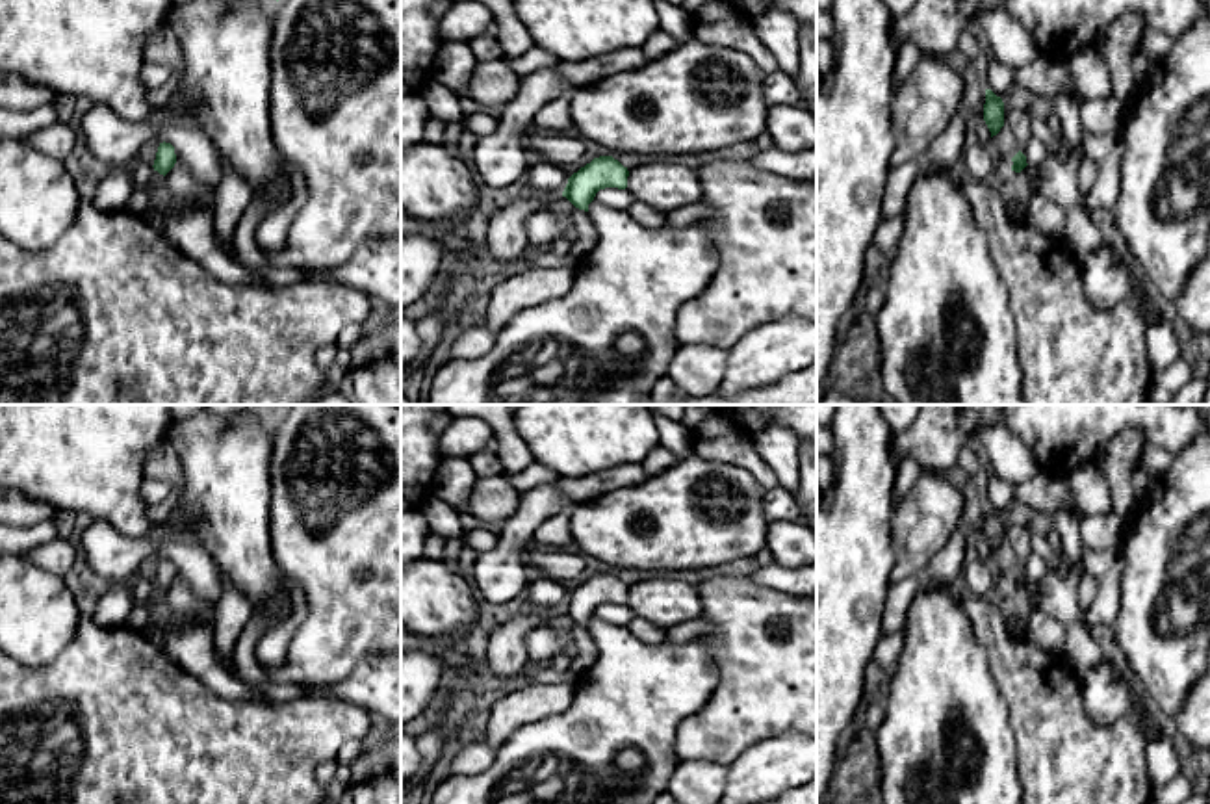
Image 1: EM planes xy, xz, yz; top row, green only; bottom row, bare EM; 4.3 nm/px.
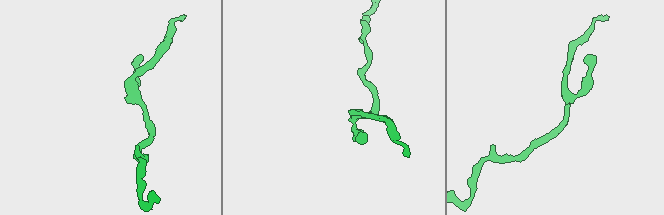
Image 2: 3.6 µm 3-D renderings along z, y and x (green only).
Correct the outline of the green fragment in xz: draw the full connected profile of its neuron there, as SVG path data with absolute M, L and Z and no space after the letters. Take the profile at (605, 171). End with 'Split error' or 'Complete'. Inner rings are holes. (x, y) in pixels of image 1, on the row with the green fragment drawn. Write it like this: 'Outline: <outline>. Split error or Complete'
Outline: M612 156L594 158L568 178L562 191L575 208L588 212L596 193L605 188L627 188L629 171Z. Complete

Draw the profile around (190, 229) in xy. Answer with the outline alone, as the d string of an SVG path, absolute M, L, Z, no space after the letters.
M165 128L160 143L171 143L191 175L212 189L206 202L176 206L161 201L165 219L163 238L184 254L199 260L212 275L226 284L249 284L271 288L269 280L251 271L245 264L226 256L215 245L213 232L213 193L221 180L217 152L206 134L191 128Z

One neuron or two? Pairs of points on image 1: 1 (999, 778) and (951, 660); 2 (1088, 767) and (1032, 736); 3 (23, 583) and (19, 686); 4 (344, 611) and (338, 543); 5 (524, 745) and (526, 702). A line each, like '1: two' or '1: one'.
1: one
2: one
3: two
4: one
5: two

